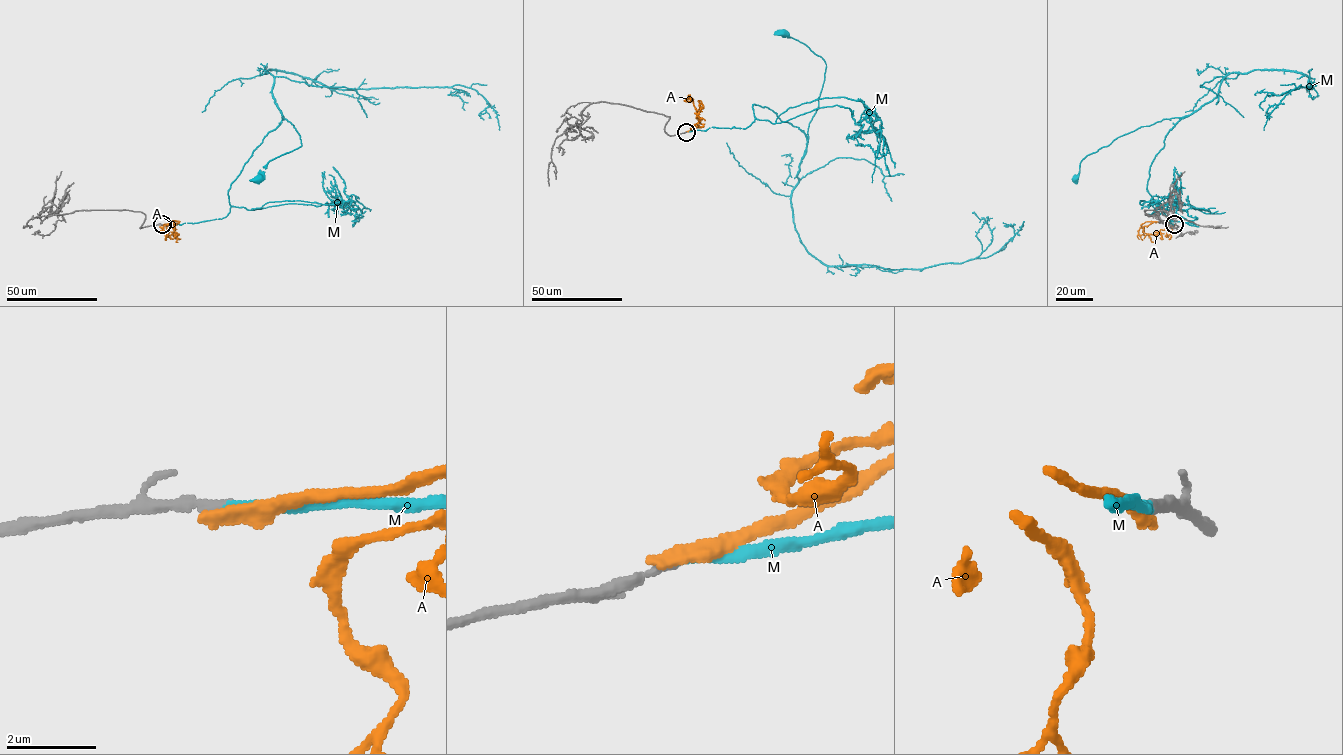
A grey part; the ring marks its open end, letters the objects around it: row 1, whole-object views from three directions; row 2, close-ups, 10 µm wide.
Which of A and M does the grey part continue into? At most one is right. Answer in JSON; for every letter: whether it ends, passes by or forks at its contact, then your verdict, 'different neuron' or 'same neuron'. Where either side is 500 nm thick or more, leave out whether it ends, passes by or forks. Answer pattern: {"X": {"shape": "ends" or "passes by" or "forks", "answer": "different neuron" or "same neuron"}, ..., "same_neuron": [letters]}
{"A": {"shape": "ends", "answer": "different neuron"}, "M": {"shape": "ends", "answer": "same neuron"}, "same_neuron": ["M"]}

